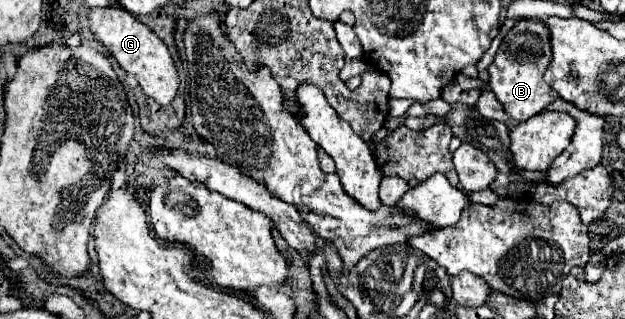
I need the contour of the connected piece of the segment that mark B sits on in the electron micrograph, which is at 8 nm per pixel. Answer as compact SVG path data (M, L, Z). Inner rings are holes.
M522 20L502 38L494 62L488 66L490 74L488 84L496 100L502 104L504 112L512 120L526 122L528 118L544 112L546 106L558 98L558 94L548 84L544 84L544 72L550 60L552 60L550 38L548 28L544 26L542 20Z

